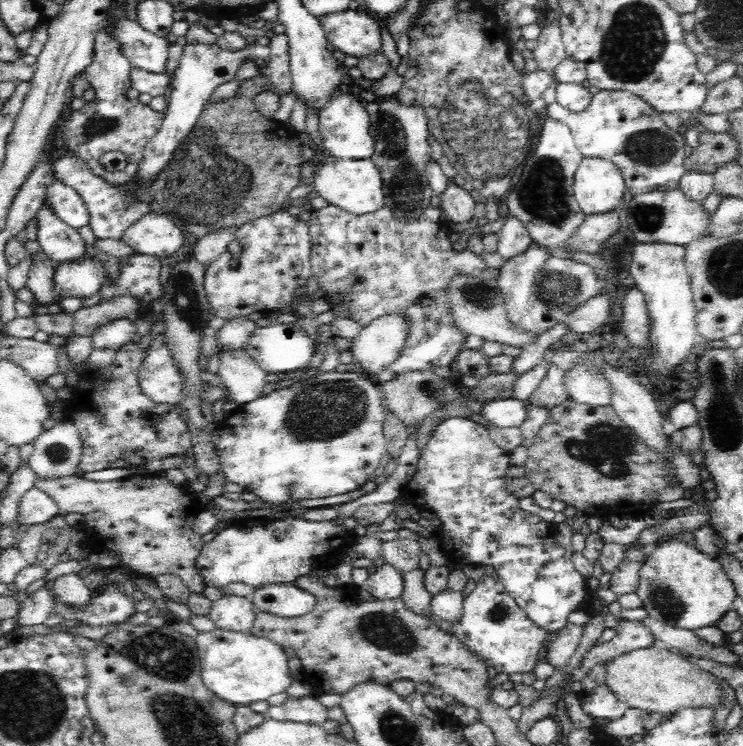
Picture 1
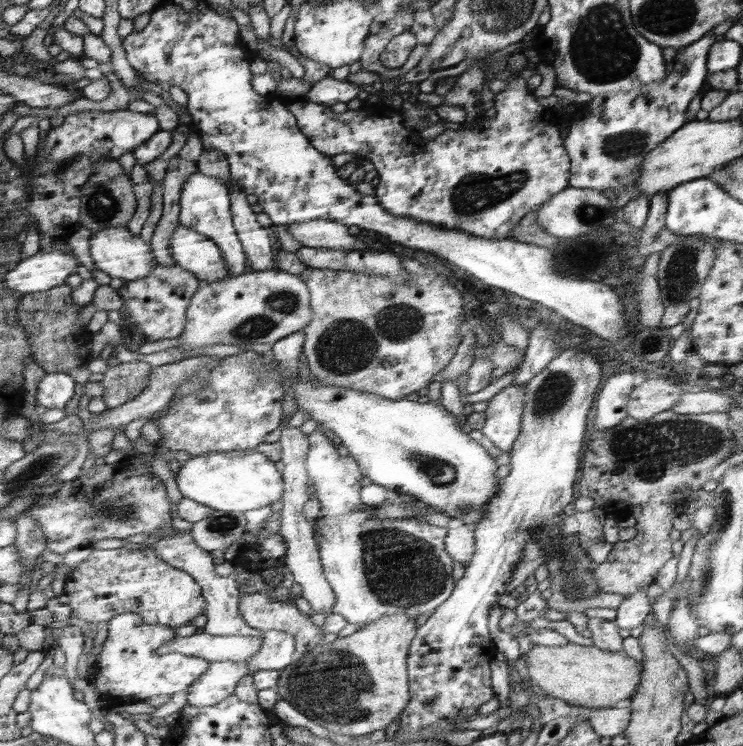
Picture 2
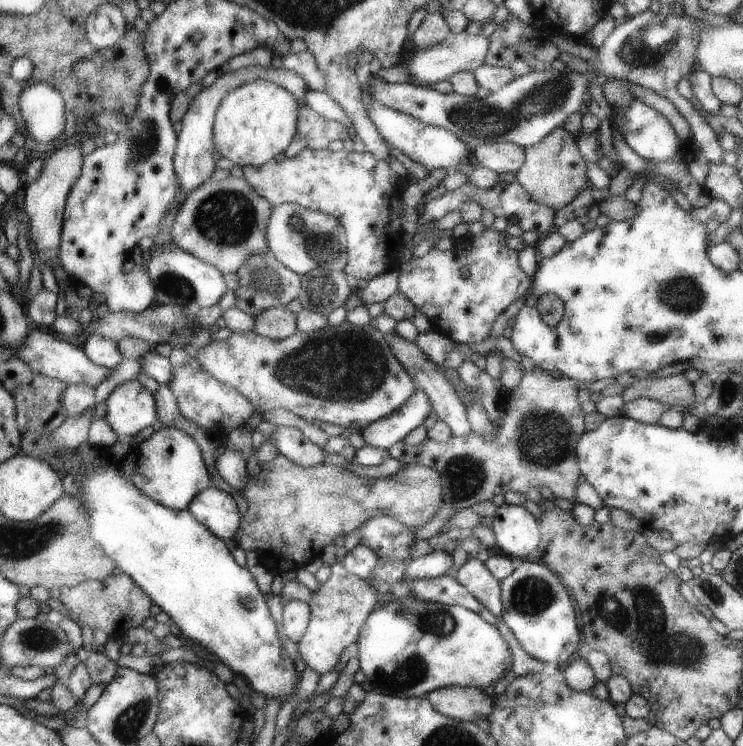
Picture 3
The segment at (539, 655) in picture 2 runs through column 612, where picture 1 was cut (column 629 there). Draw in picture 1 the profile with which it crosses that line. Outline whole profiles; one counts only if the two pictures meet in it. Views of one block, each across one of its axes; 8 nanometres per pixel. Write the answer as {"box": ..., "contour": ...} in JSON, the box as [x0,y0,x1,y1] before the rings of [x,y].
{"box":[605,645,725,715],"contour":[[[659,645],[638,648],[627,654],[616,656],[605,665],[605,682],[612,693],[628,705],[650,713],[671,715],[680,708],[704,708],[718,706],[725,696],[718,677],[673,650],[662,649]]]}

